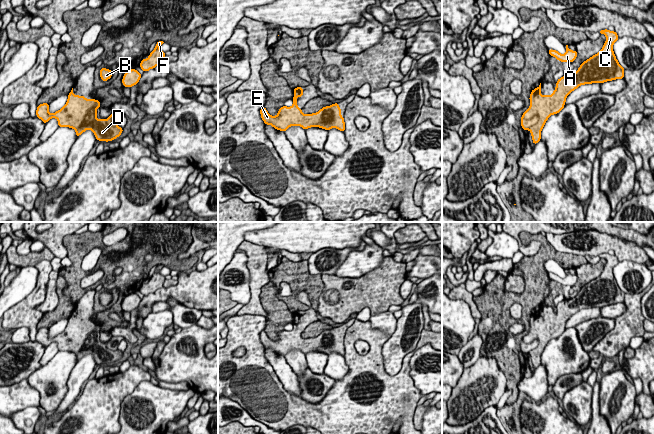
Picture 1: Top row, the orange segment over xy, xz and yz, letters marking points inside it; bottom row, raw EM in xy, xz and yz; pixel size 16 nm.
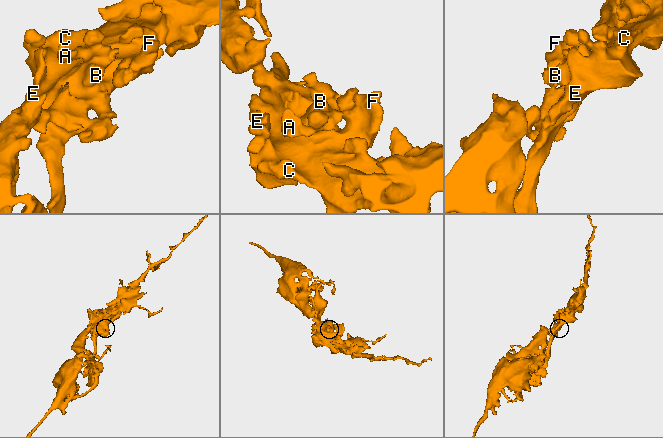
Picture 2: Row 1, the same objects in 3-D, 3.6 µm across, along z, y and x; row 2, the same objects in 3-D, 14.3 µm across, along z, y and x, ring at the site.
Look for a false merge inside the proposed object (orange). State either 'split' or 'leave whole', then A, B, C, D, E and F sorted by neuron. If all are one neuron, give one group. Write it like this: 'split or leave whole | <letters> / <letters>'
leave whole | A B C D E F

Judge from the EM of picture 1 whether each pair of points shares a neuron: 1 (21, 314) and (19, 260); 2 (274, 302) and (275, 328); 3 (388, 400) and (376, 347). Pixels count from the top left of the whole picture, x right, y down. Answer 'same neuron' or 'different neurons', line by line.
1: different neurons
2: same neuron
3: same neuron

